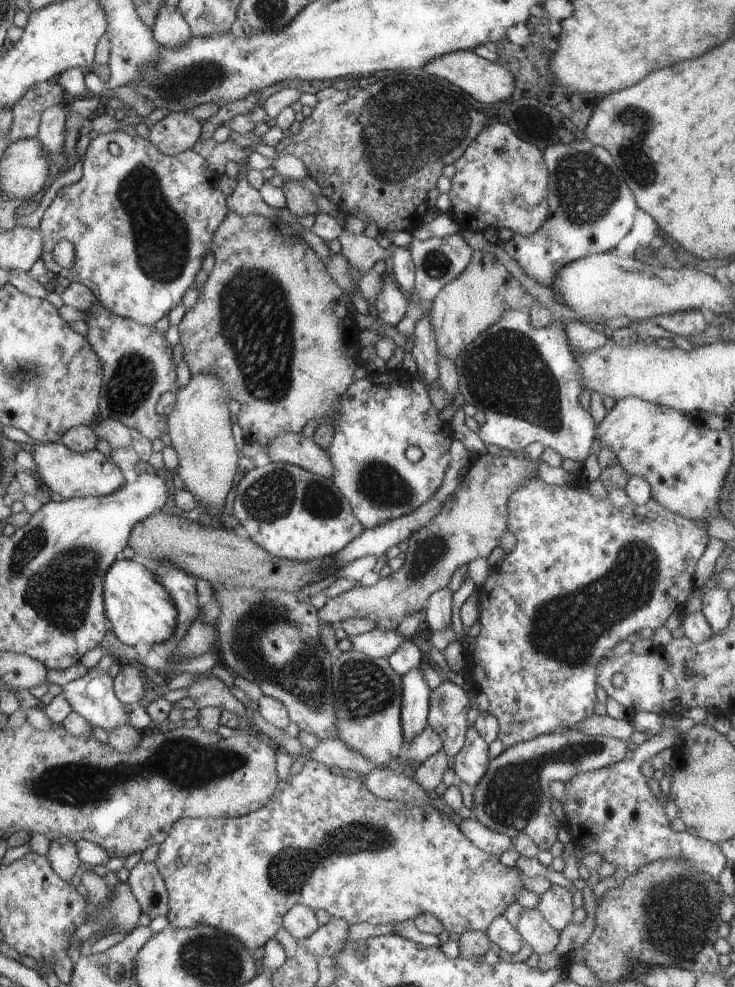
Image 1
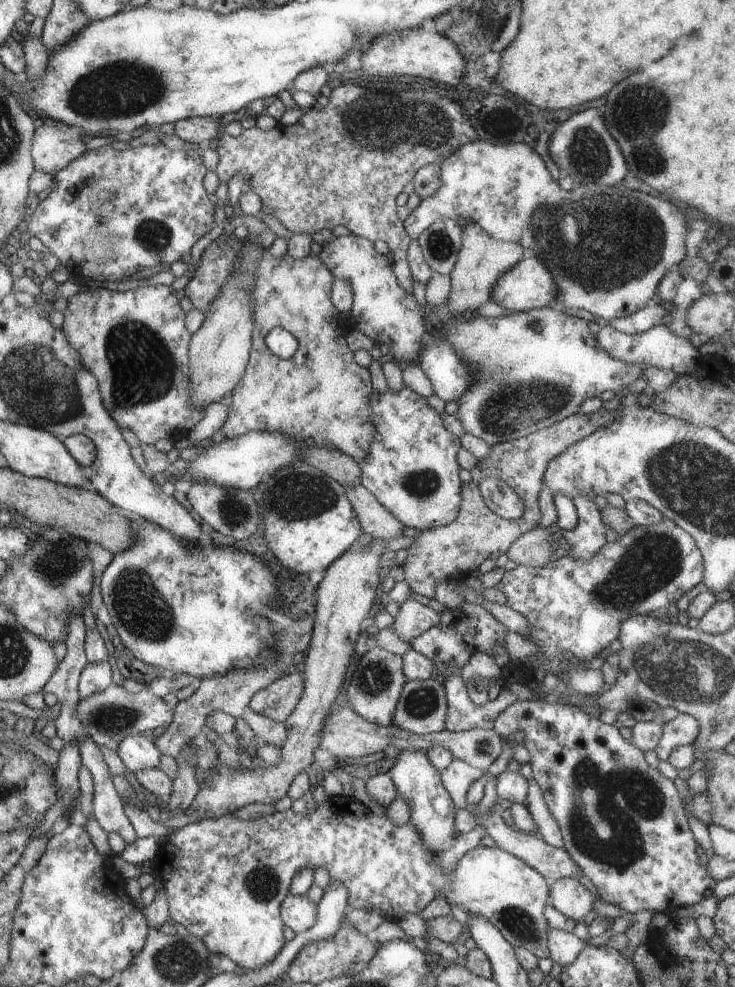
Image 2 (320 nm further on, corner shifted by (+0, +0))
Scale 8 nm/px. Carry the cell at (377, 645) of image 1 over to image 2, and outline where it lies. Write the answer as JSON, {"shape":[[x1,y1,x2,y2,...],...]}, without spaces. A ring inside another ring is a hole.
{"shape":[[413,597,400,604,400,611,390,628,394,629,401,640,410,644,412,639,437,626,440,618,440,614,427,606,424,600]]}

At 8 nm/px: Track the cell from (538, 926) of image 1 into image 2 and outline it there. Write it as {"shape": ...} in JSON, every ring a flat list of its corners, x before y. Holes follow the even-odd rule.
{"shape":[[552,926,546,928,546,946,550,952,550,959,553,964,558,964,562,968,570,966,589,944,590,942,580,940,573,933,557,930]]}

